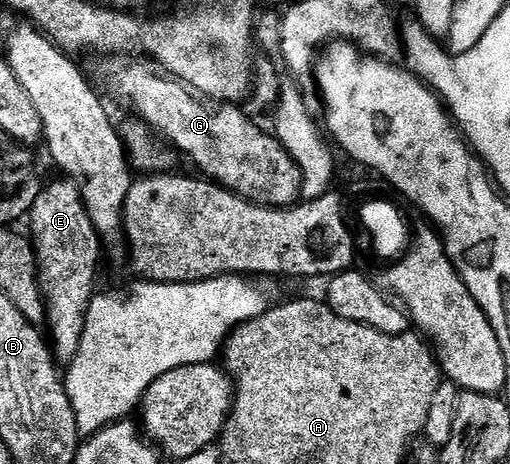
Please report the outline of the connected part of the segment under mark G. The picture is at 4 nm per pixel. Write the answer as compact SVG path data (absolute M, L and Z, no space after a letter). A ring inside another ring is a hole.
M110 55L99 61L102 62L98 65L98 77L106 84L107 91L122 101L130 101L131 107L138 112L135 114L141 120L165 138L179 154L187 153L194 160L195 167L199 169L197 172L203 178L213 181L215 185L222 185L254 205L269 205L272 209L285 209L299 204L302 197L302 176L296 159L288 155L288 151L279 143L277 137L269 132L262 133L260 126L253 125L246 118L242 107L204 97L198 90L185 85L177 77L170 76L155 62L138 55Z

